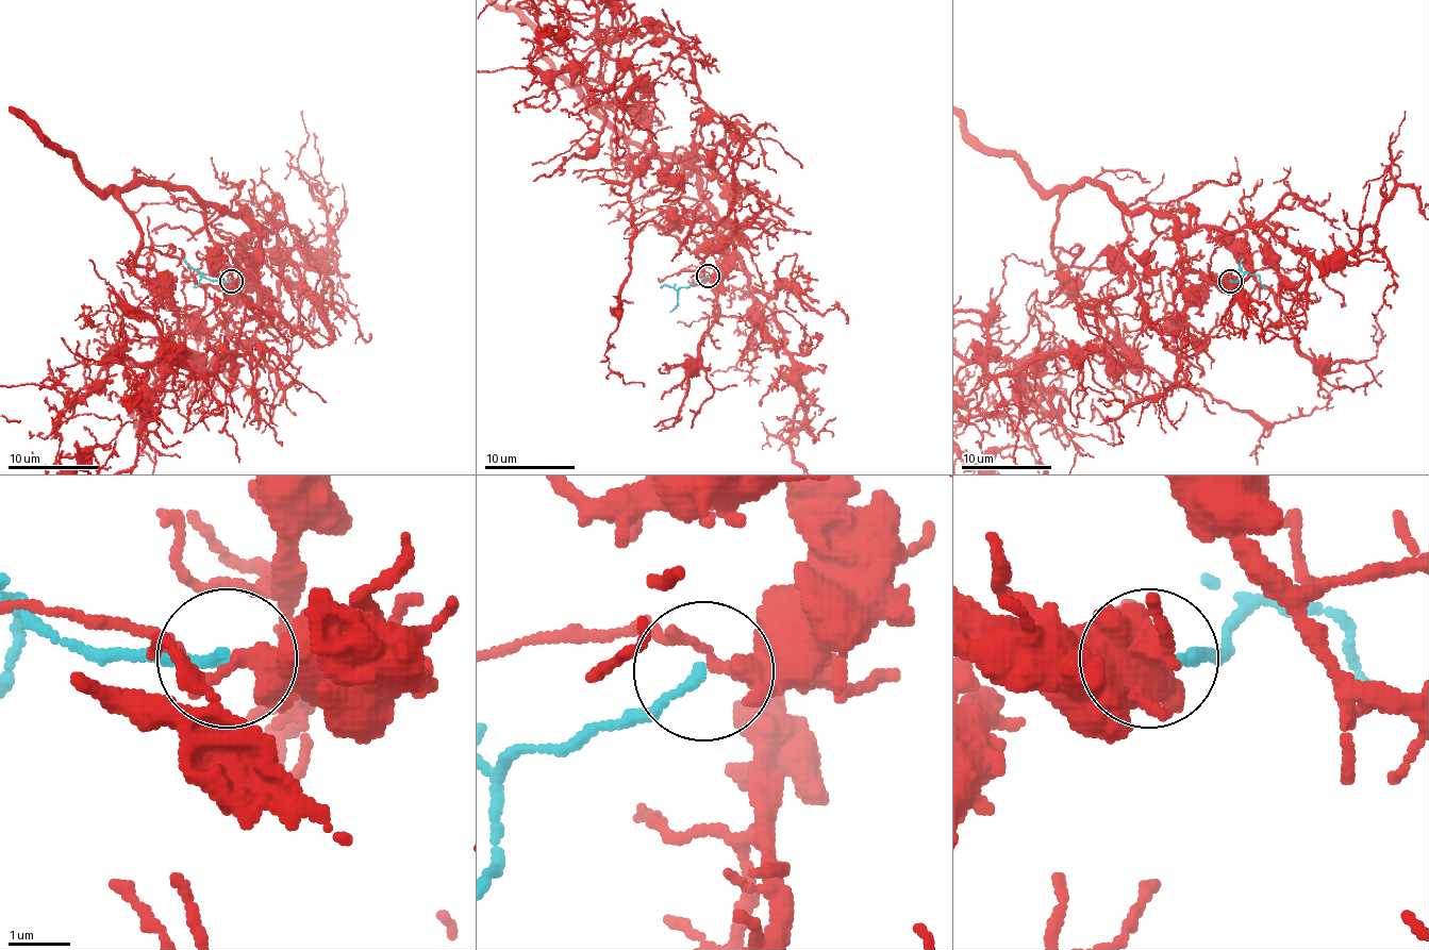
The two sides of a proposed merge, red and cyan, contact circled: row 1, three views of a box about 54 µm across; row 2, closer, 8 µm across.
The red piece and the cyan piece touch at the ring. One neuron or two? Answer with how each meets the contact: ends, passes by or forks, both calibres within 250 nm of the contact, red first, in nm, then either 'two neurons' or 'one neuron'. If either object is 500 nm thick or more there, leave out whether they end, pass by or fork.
red forks; cyan ends; calibres 280 and 180 nm; one neuron

